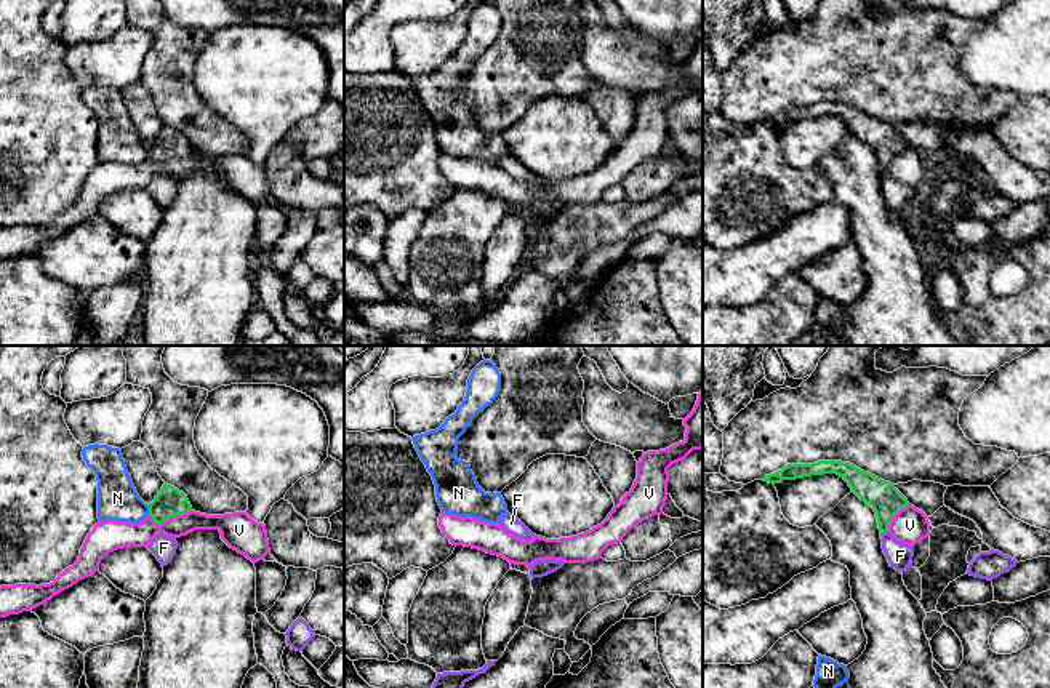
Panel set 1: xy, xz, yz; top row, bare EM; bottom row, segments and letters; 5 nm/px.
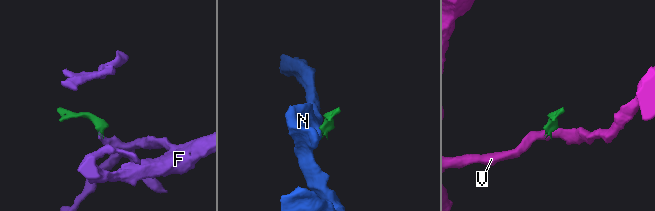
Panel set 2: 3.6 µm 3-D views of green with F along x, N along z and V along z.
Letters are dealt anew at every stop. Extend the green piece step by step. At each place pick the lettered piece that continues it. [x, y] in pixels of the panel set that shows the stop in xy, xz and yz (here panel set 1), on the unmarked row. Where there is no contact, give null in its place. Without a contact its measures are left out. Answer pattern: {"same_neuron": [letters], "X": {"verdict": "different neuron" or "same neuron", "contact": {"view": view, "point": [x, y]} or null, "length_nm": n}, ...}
{"same_neuron": ["F"], "F": {"verdict": "same neuron", "contact": {"view": "yz", "point": [882, 175]}, "length_nm": 60}, "N": {"verdict": "different neuron", "contact": {"view": "xy", "point": [149, 151]}, "length_nm": 60}, "V": {"verdict": "different neuron", "contact": {"view": "xy", "point": [170, 159]}, "length_nm": 220}}

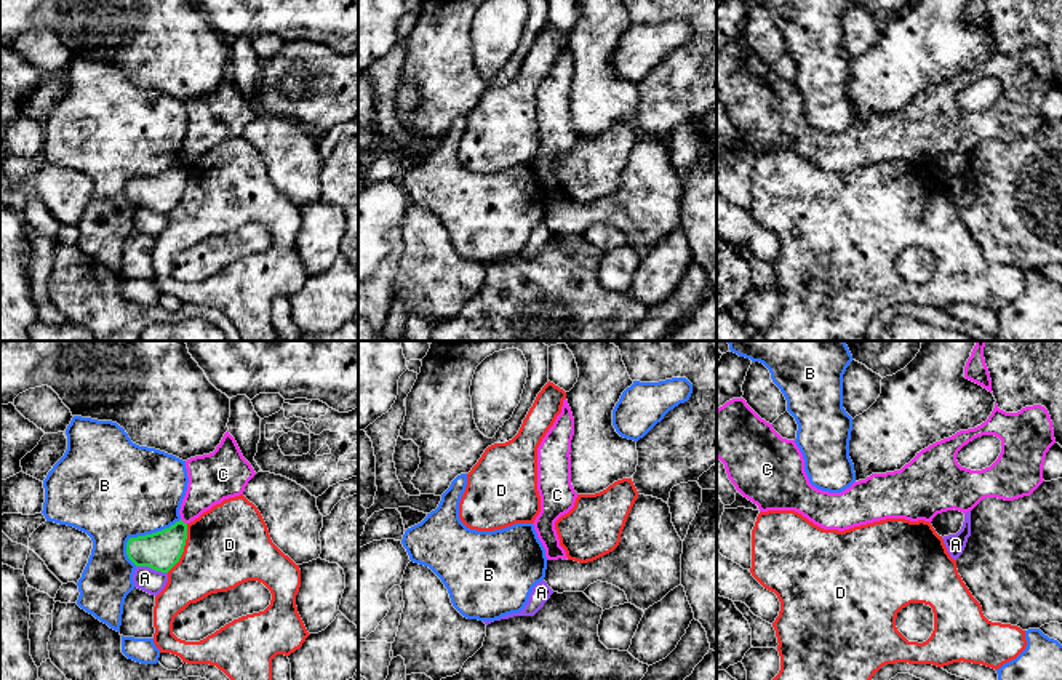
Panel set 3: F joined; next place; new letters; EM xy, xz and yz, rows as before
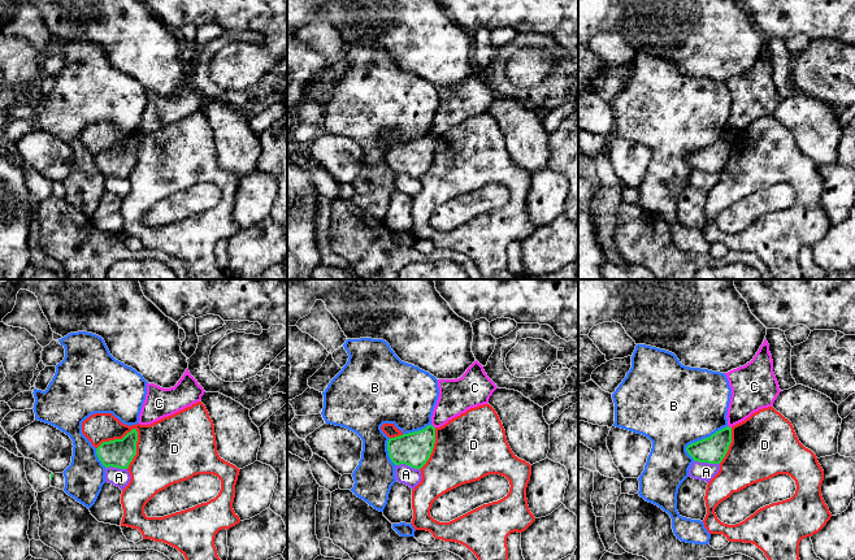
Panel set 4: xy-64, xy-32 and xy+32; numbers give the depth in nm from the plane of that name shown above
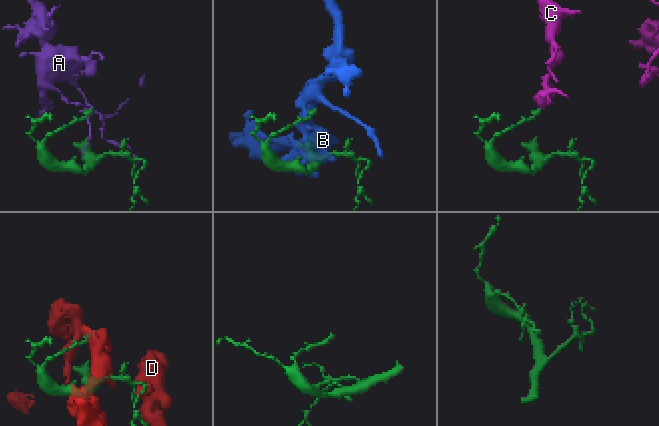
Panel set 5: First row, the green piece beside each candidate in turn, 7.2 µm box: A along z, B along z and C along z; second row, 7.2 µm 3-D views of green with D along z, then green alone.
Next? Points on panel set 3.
{"same_neuron": [], "A": {"verdict": "different neuron", "contact": {"view": "xy", "point": [152, 210]}, "length_nm": 170}, "B": {"verdict": "different neuron", "contact": {"view": "xy", "point": [146, 176]}, "length_nm": 340}, "C": {"verdict": "different neuron", "contact": {"view": "xy", "point": [183, 164]}, "length_nm": 40}, "D": {"verdict": "different neuron", "contact": {"view": "xy", "point": [183, 189]}, "length_nm": 260}}

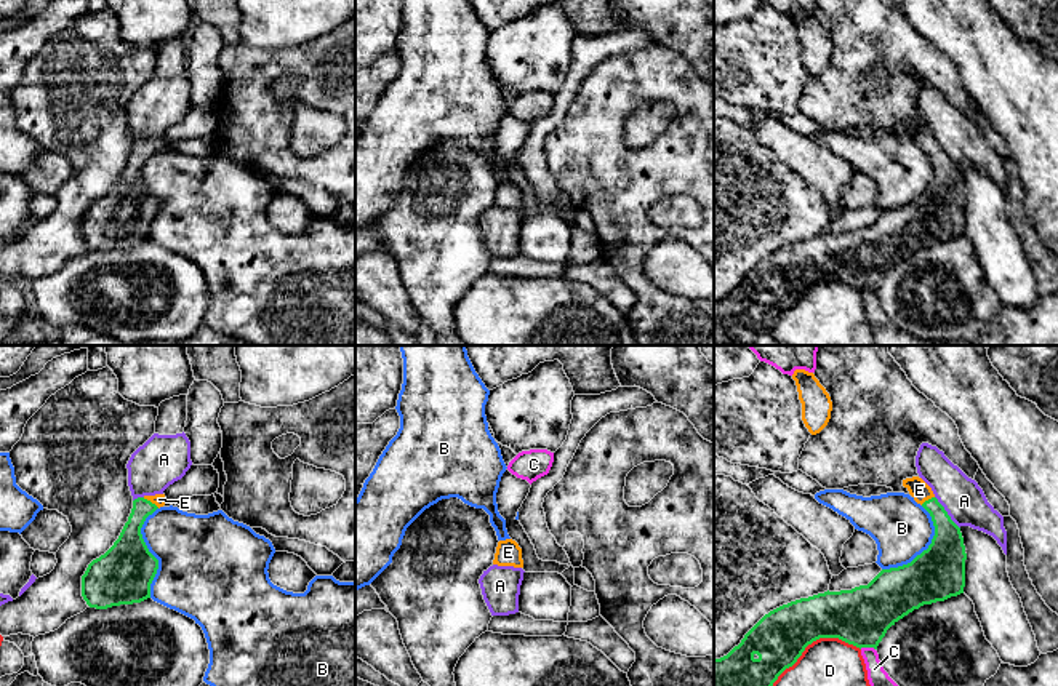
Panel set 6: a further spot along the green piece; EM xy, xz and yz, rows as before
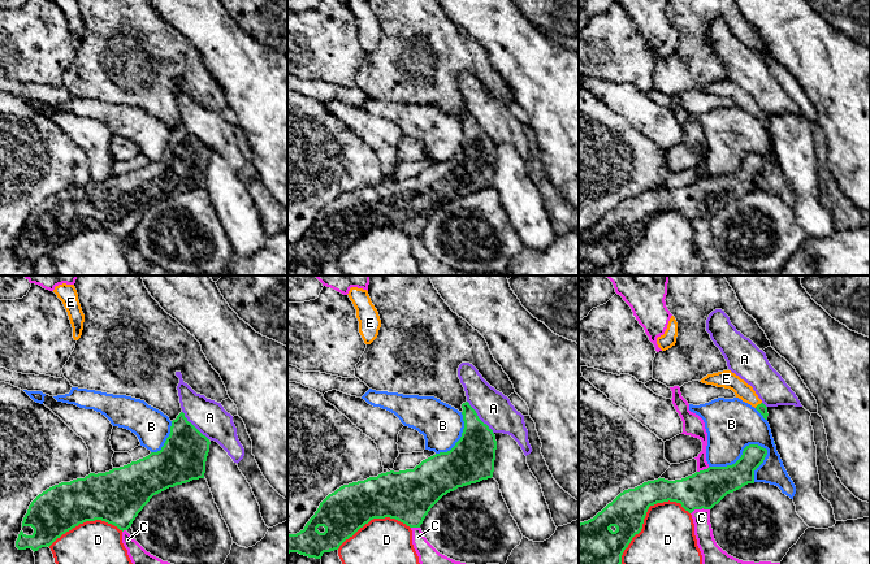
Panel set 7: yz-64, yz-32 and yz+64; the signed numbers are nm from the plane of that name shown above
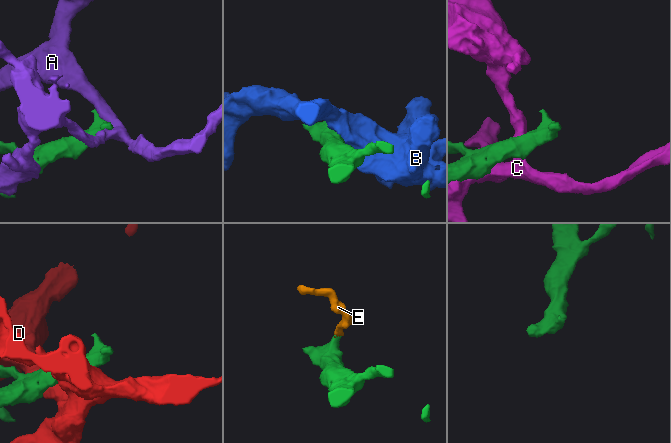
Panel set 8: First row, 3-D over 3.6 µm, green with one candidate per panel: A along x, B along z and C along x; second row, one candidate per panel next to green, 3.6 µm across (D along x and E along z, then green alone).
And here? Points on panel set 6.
{"same_neuron": ["E"], "A": {"verdict": "different neuron", "contact": {"view": "yz", "point": [946, 154]}, "length_nm": 200}, "B": {"verdict": "different neuron", "contact": {"view": "xy", "point": [149, 194]}, "length_nm": 460}, "C": {"verdict": "different neuron", "contact": {"view": "yz", "point": [868, 288]}, "length_nm": 80}, "D": {"verdict": "different neuron", "contact": {"view": "yz", "point": [812, 283]}, "length_nm": 500}, "E": {"verdict": "same neuron", "contact": {"view": "xy", "point": [149, 143]}, "length_nm": 100}}

